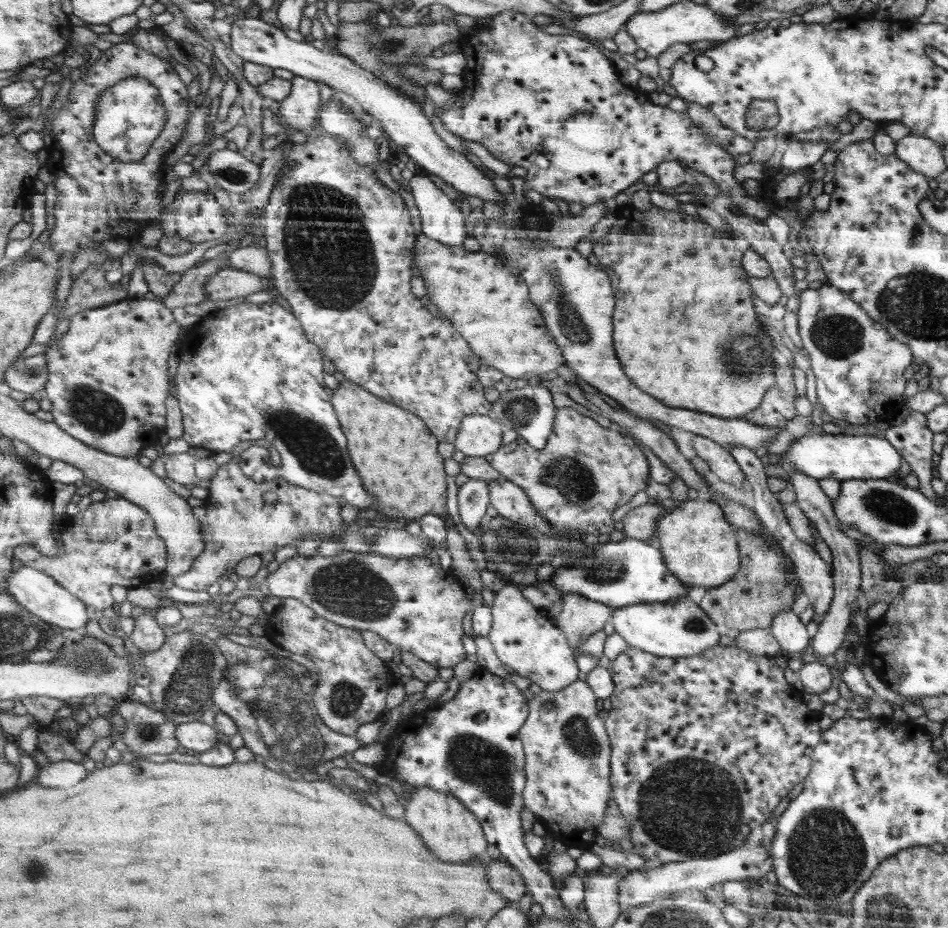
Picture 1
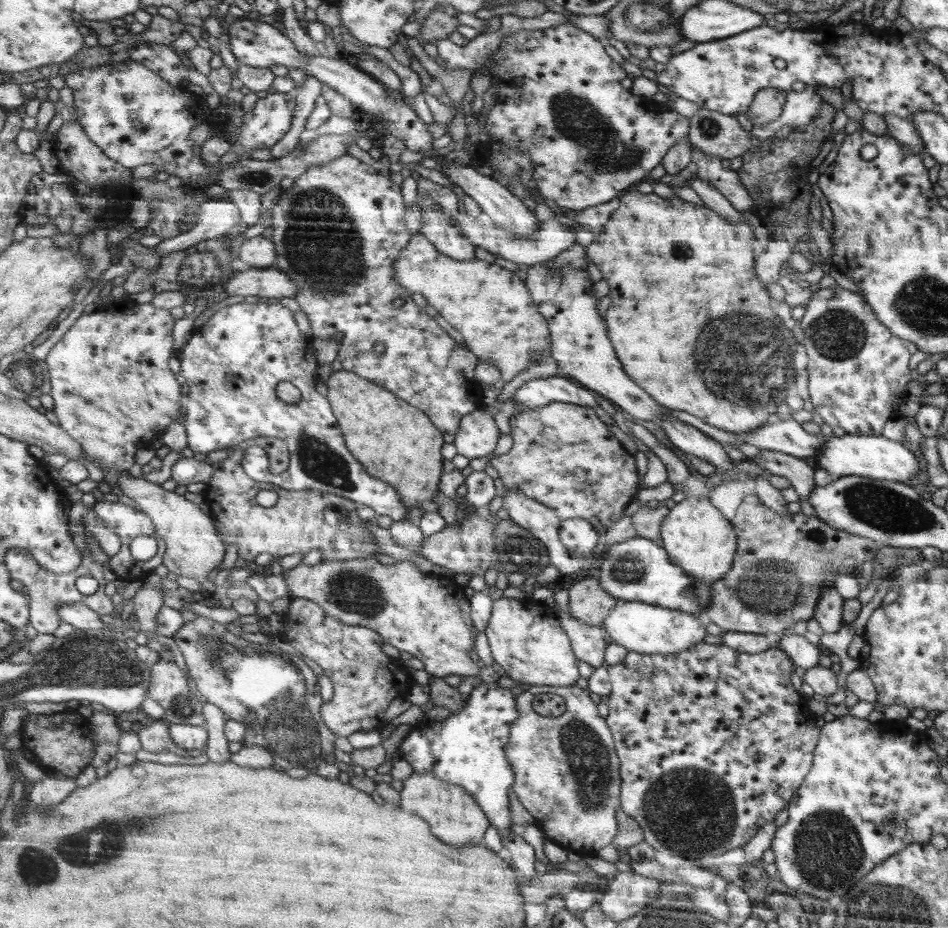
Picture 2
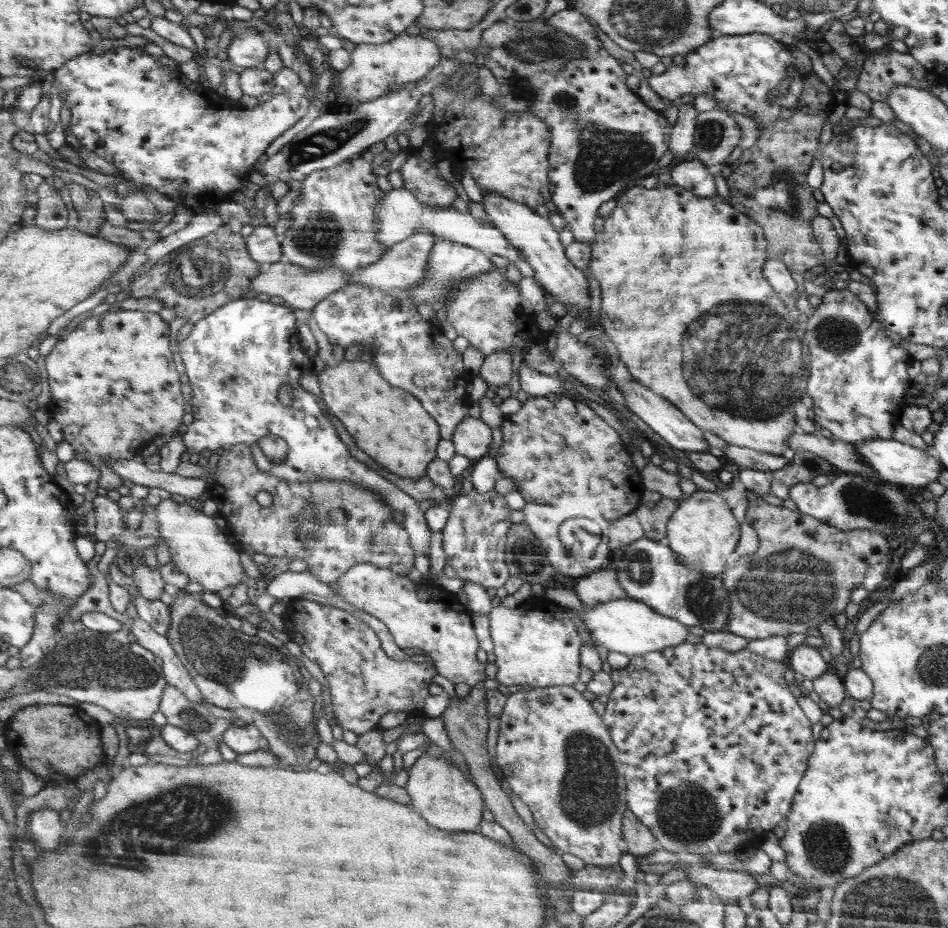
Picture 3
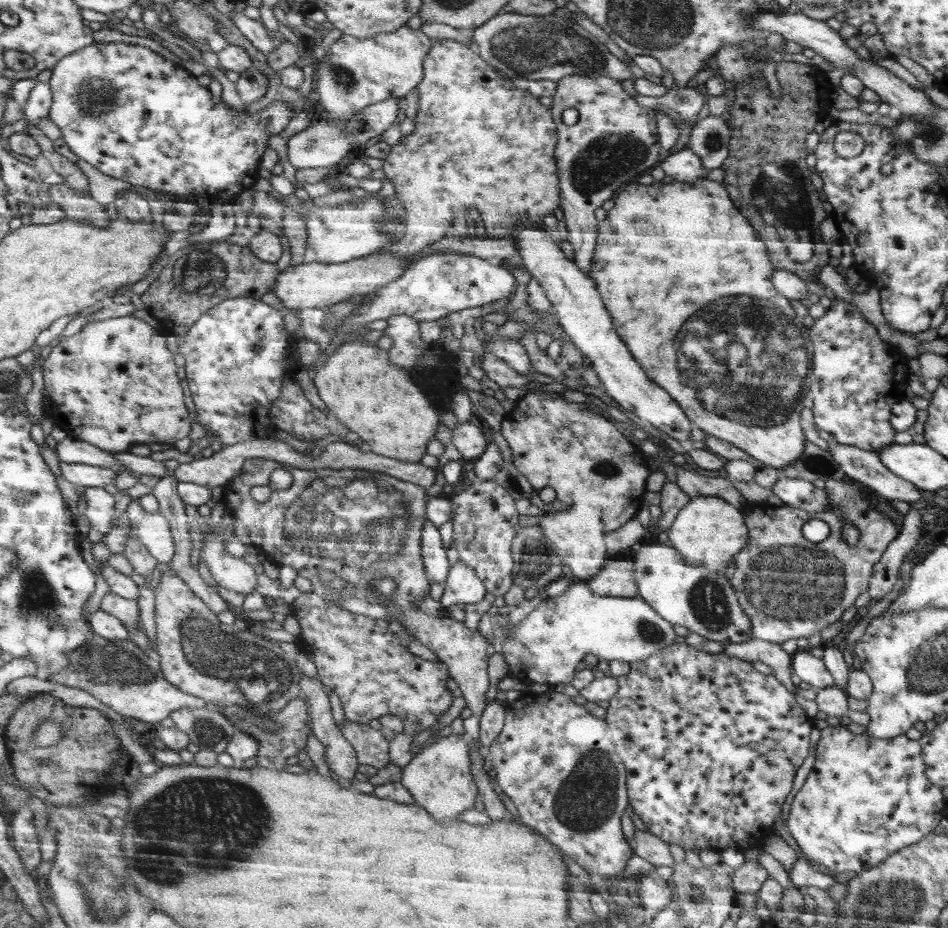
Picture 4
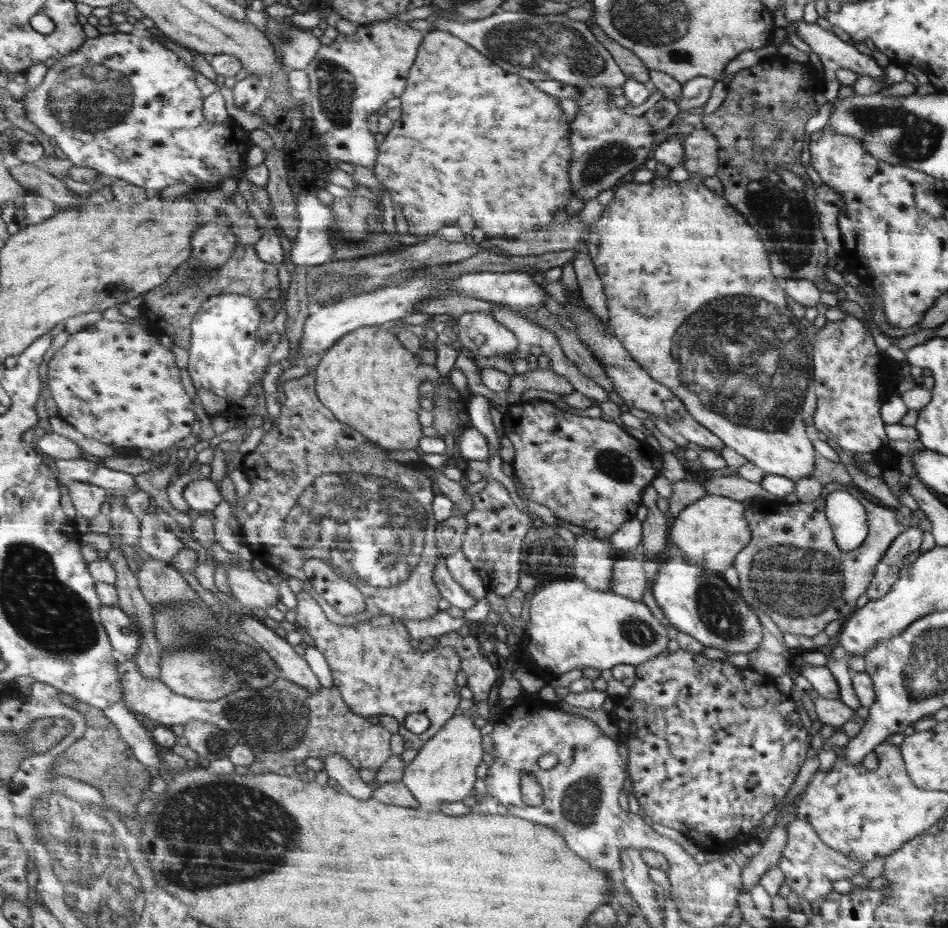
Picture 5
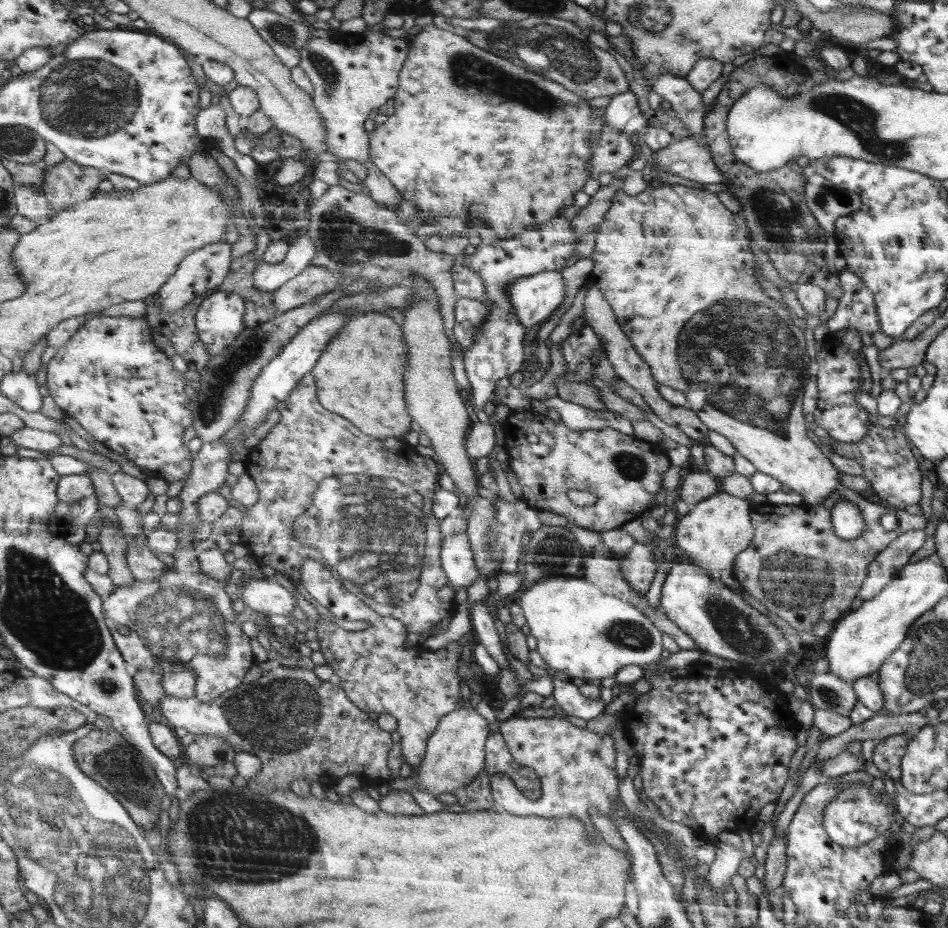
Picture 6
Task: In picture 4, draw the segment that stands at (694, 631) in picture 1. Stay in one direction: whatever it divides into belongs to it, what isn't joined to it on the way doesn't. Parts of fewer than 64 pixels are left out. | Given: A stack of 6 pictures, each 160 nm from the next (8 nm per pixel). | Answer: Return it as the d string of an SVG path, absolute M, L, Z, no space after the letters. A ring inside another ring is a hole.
M586 581L570 582L568 589L560 597L546 597L532 610L514 630L508 632L501 652L508 664L508 676L517 677L522 682L548 685L569 685L574 679L576 666L584 660L588 652L606 661L626 661L629 663L645 661L662 648L674 645L676 634L672 624L660 618L650 604L640 597L602 596L594 592Z

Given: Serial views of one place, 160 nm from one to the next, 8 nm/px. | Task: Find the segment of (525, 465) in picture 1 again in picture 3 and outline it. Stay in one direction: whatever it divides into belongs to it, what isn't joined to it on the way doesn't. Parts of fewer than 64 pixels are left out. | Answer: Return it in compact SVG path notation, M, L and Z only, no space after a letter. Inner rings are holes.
M561 393L546 396L530 396L522 402L516 414L510 414L502 422L502 446L494 454L498 468L515 482L515 487L527 503L558 506L568 512L568 518L590 518L600 526L600 542L608 526L635 512L642 496L640 472L632 466L630 454L624 450L618 432L594 414L586 404Z

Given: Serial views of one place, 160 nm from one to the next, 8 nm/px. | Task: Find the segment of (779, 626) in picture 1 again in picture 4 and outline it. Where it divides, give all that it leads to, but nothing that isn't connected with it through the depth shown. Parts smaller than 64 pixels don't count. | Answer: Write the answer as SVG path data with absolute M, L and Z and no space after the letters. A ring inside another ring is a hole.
M798 650L791 658L792 671L803 682L812 685L817 690L830 688L836 680L832 672L825 667L825 662L812 656L809 650Z

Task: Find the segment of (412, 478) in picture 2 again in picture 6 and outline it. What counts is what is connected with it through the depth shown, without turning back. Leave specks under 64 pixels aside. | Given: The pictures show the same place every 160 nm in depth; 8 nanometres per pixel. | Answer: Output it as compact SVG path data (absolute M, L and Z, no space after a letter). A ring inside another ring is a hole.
M384 312L356 313L326 345L313 366L317 398L321 406L349 419L354 426L373 438L402 438L410 432L410 414L406 412L405 366L409 352L402 332Z

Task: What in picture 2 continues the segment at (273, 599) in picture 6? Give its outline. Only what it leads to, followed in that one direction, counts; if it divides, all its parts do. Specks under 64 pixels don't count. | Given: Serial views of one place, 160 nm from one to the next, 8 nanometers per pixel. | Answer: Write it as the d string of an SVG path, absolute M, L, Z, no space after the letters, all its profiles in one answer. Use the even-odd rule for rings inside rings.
M129 471L121 472L117 491L132 498L142 511L153 518L158 536L167 542L165 566L170 572L178 577L198 579L206 590L213 593L216 590L214 574L226 552L213 515L205 514L199 504L191 502L185 495L166 490L162 485L146 480L144 476L135 478Z

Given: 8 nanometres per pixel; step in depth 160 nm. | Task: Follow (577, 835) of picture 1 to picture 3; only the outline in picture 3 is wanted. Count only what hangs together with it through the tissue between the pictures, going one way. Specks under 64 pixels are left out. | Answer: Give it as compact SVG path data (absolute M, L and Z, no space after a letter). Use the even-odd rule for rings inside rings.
M554 686L545 688L533 688L532 690L522 690L511 694L509 701L505 702L504 712L500 716L500 730L496 744L496 761L505 779L509 782L512 792L519 796L520 800L528 806L532 812L535 824L554 844L554 848L560 852L568 852L584 860L586 865L596 865L607 867L618 863L622 850L620 850L620 840L622 840L622 814L626 812L626 803L624 794L626 794L626 785L624 784L623 766L620 760L620 752L613 740L608 736L608 727L602 726L600 716L594 712L592 704L572 686ZM541 698L548 698L548 703L541 701Z

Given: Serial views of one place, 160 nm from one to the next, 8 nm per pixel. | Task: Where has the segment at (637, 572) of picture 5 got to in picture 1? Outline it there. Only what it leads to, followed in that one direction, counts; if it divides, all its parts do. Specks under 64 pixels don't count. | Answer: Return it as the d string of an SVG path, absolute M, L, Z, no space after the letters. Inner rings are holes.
M567 594L560 600L562 610L555 616L555 622L569 636L574 649L597 631L603 630L613 616L614 608L582 594Z

